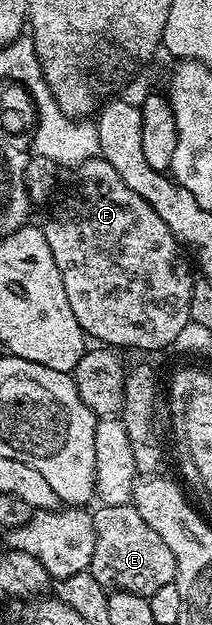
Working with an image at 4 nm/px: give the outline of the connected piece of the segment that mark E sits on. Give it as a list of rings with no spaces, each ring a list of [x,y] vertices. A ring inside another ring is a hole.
[[[97,505],[92,514],[94,524],[94,556],[90,572],[105,590],[125,590],[135,594],[150,595],[174,581],[176,561],[174,552],[166,548],[166,540],[142,520],[135,506]]]

